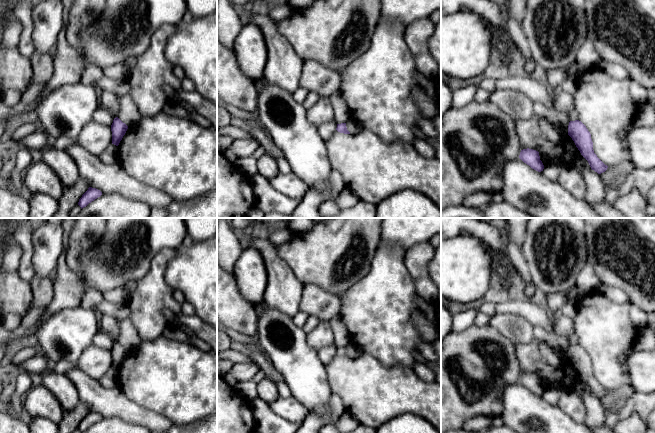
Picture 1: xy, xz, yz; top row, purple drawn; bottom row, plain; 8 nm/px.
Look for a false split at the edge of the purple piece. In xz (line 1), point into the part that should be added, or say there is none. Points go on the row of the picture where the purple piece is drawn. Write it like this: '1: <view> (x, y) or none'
1: none

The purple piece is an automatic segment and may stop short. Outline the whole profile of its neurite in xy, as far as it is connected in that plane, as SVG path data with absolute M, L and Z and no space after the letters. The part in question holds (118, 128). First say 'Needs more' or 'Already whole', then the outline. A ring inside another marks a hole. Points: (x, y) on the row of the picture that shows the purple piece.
Already whole. M118 117L114 118L113 123L111 125L112 144L118 146L127 129L128 126L123 123Z

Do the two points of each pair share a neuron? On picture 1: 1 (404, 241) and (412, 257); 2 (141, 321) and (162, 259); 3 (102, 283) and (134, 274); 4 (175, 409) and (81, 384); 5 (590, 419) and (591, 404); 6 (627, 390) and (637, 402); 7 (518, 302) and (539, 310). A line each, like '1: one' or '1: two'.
1: two
2: one
3: one
4: two
5: one
6: two
7: one

